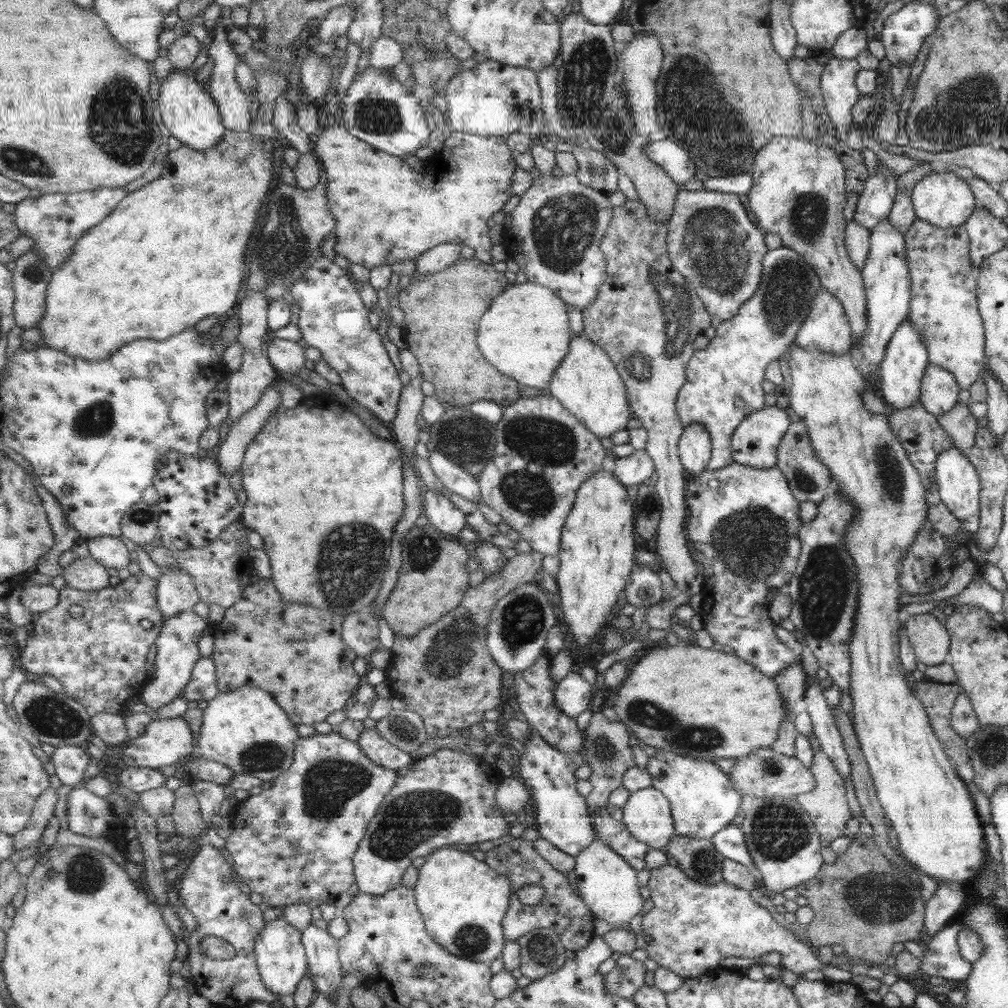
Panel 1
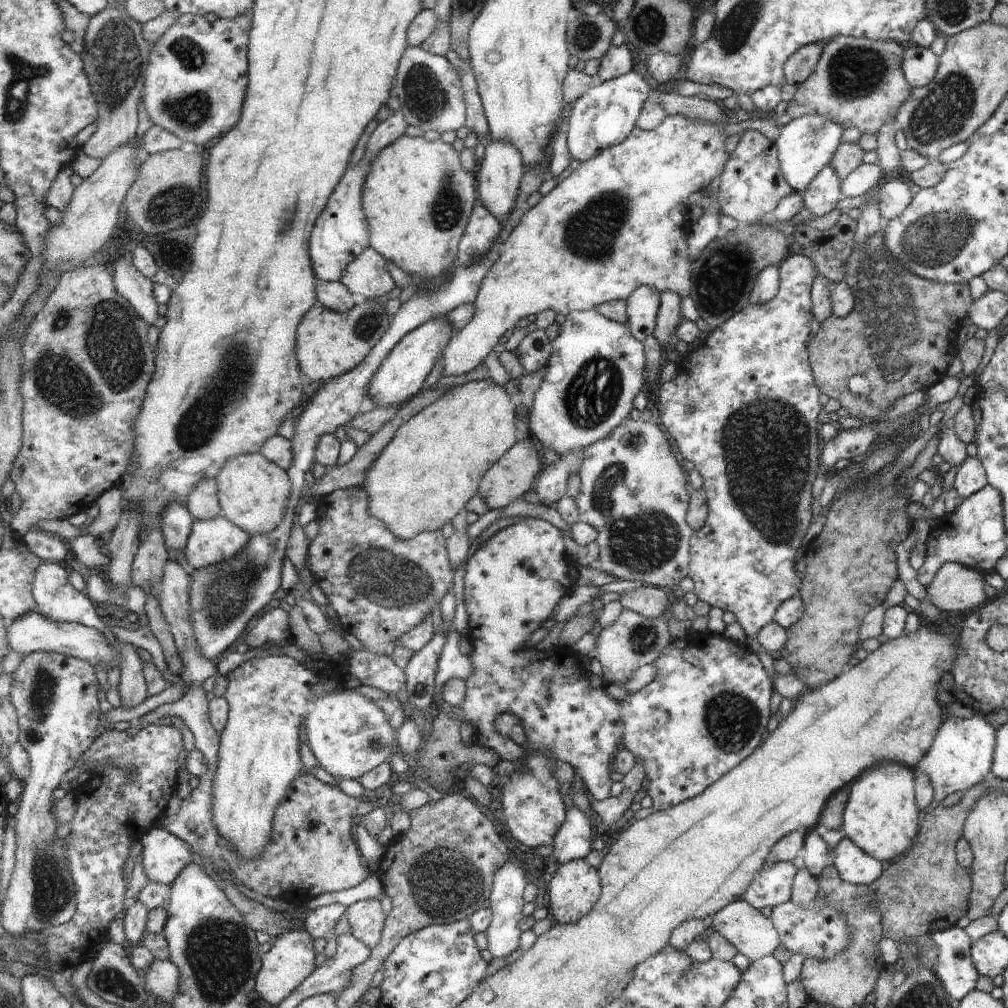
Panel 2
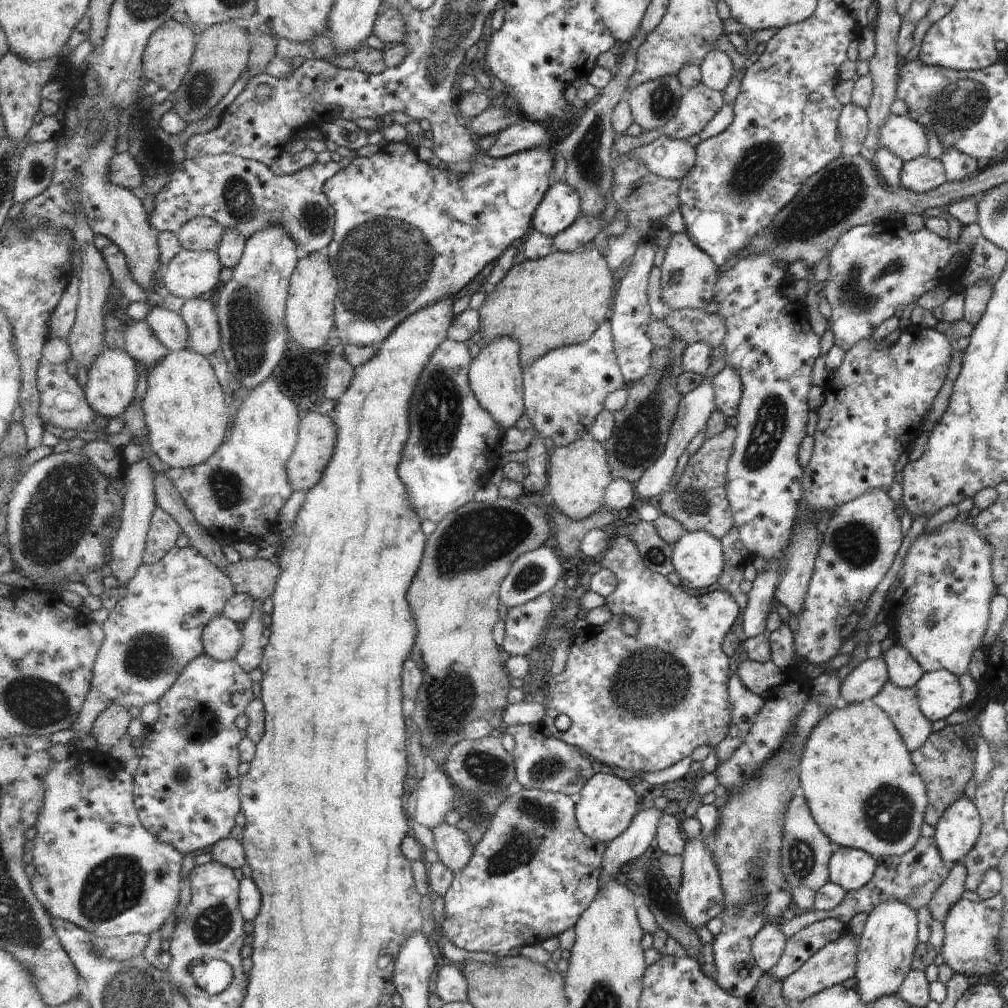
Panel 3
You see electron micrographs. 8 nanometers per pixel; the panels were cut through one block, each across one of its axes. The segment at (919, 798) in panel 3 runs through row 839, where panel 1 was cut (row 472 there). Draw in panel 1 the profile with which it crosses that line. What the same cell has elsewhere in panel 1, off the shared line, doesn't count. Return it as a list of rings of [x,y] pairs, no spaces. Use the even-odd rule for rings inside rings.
[[[792,344],[785,358],[787,358],[787,366],[789,366],[789,380],[791,380],[788,396],[789,408],[793,410],[793,414],[799,418],[800,422],[803,422],[803,426],[805,426],[805,430],[807,430],[807,436],[809,436],[809,446],[811,446],[812,454],[815,455],[815,459],[827,470],[827,473],[829,473],[829,477],[834,483],[834,492],[839,497],[842,497],[849,505],[853,506],[854,510],[854,516],[852,516],[850,524],[844,527],[845,532],[843,532],[841,536],[841,544],[843,544],[843,551],[847,552],[847,554],[851,556],[851,560],[853,560],[855,578],[857,578],[855,617],[853,617],[853,627],[851,627],[849,641],[847,641],[847,646],[849,646],[849,664],[851,664],[849,665],[849,698],[851,698],[851,714],[853,714],[852,728],[855,733],[856,742],[859,743],[861,752],[869,768],[869,774],[871,774],[873,780],[873,786],[879,806],[883,809],[885,818],[890,822],[889,828],[895,831],[899,850],[901,854],[903,854],[905,860],[913,863],[915,868],[926,873],[927,876],[933,879],[951,880],[966,886],[967,882],[971,882],[973,877],[981,871],[983,863],[985,863],[987,844],[984,840],[982,824],[976,813],[975,802],[973,801],[970,787],[966,786],[958,777],[956,774],[956,767],[949,762],[949,759],[941,750],[937,738],[935,738],[934,733],[931,731],[922,704],[913,694],[913,689],[910,684],[911,680],[908,675],[905,675],[905,670],[899,662],[899,635],[897,635],[897,632],[899,632],[899,628],[903,625],[901,620],[899,620],[899,610],[904,606],[901,602],[897,602],[902,594],[899,581],[897,581],[897,574],[899,574],[899,571],[897,571],[897,564],[901,562],[903,554],[909,550],[909,546],[915,542],[918,533],[924,526],[926,520],[925,490],[921,485],[918,473],[908,460],[907,452],[905,452],[903,447],[901,447],[901,443],[899,443],[899,437],[893,434],[893,431],[889,429],[887,414],[876,414],[865,409],[863,400],[859,396],[865,392],[866,388],[870,389],[870,386],[865,382],[863,375],[861,375],[859,363],[857,363],[855,357],[851,357],[849,352],[842,355],[836,355],[827,353],[827,351],[805,349]]]

